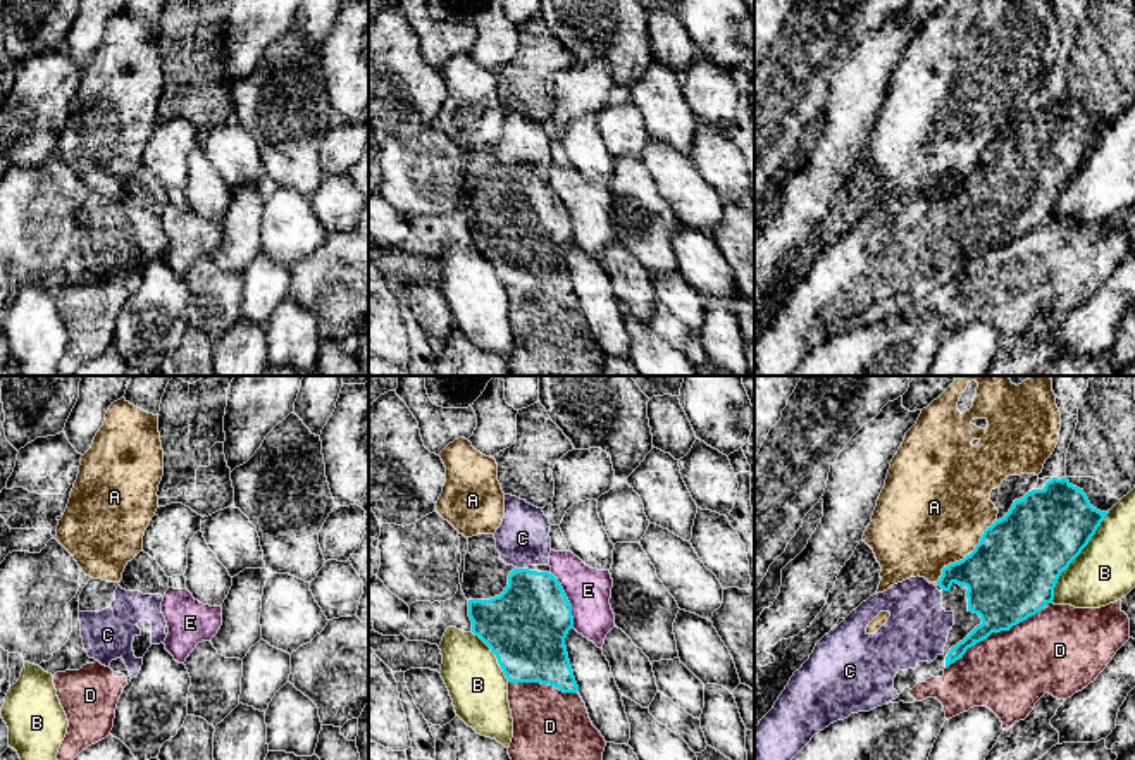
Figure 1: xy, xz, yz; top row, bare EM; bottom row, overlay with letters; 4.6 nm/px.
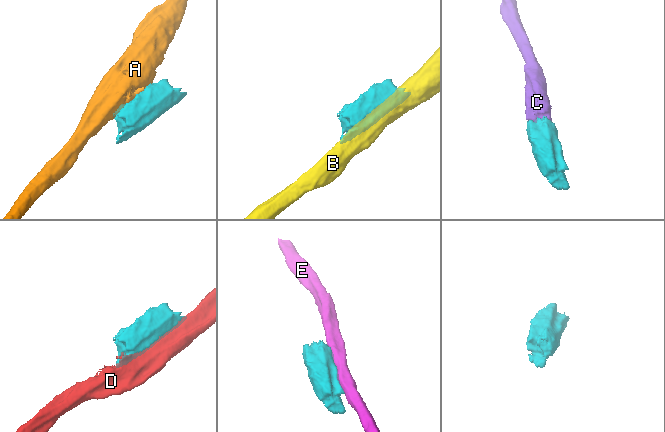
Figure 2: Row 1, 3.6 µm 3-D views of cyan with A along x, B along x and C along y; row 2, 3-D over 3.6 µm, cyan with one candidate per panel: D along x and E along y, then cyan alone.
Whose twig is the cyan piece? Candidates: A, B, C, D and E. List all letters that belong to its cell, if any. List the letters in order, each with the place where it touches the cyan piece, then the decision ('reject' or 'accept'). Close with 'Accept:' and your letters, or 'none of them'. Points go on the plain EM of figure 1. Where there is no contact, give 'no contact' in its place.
A: yz (967, 169) | reject
B: yz (1077, 169) | reject
C: xz (522, 183) | accept
D: yz (998, 245) | reject
E: xz (567, 214) | reject
Accept: C

